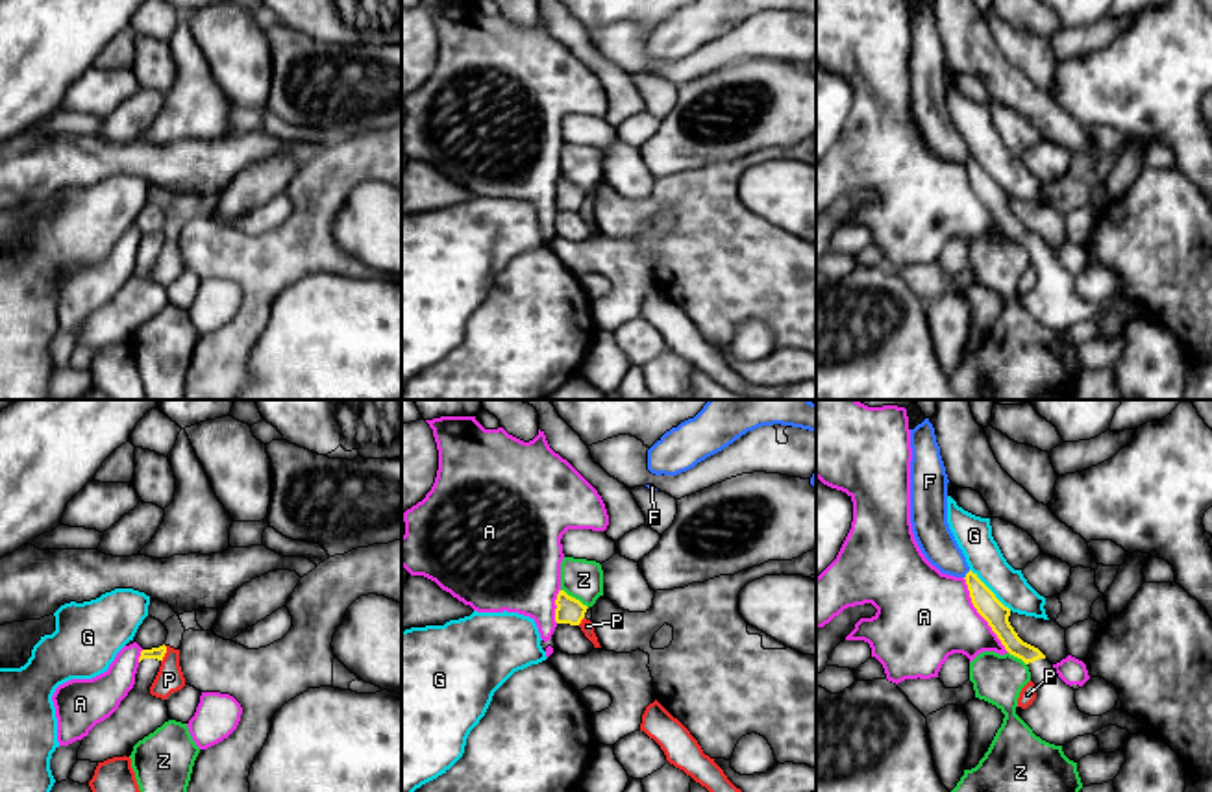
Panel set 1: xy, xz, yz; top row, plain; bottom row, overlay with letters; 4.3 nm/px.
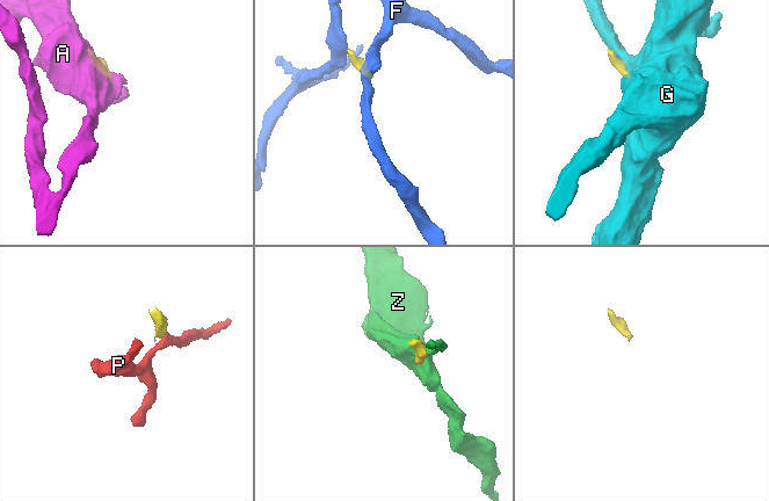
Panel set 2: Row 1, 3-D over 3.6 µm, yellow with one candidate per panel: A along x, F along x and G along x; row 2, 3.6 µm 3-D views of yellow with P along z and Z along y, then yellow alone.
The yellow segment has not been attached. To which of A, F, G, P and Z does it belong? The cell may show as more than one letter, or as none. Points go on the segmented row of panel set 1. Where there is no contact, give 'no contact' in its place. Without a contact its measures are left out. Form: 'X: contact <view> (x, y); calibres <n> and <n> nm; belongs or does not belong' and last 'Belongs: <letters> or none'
A: contact yz (979, 613); calibres 100 and 400 nm; does not belong
F: contact yz (966, 574); calibres 100 and 160 nm; does not belong
G: contact yz (990, 591); calibres 100 and 160 nm; does not belong
P: contact xy (165, 652); calibres 50 and 120 nm; does not belong
Z: contact xz (574, 598); calibres 110 and 180 nm; does not belong
Belongs: none

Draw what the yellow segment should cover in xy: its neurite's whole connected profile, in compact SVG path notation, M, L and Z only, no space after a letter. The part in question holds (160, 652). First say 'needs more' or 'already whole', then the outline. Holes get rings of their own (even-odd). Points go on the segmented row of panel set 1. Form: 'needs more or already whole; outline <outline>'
needs more; outline M165 644L141 651L133 688L109 718L81 738L78 761L104 762L113 757L130 757L139 740L170 720L167 699L150 694L165 653Z

